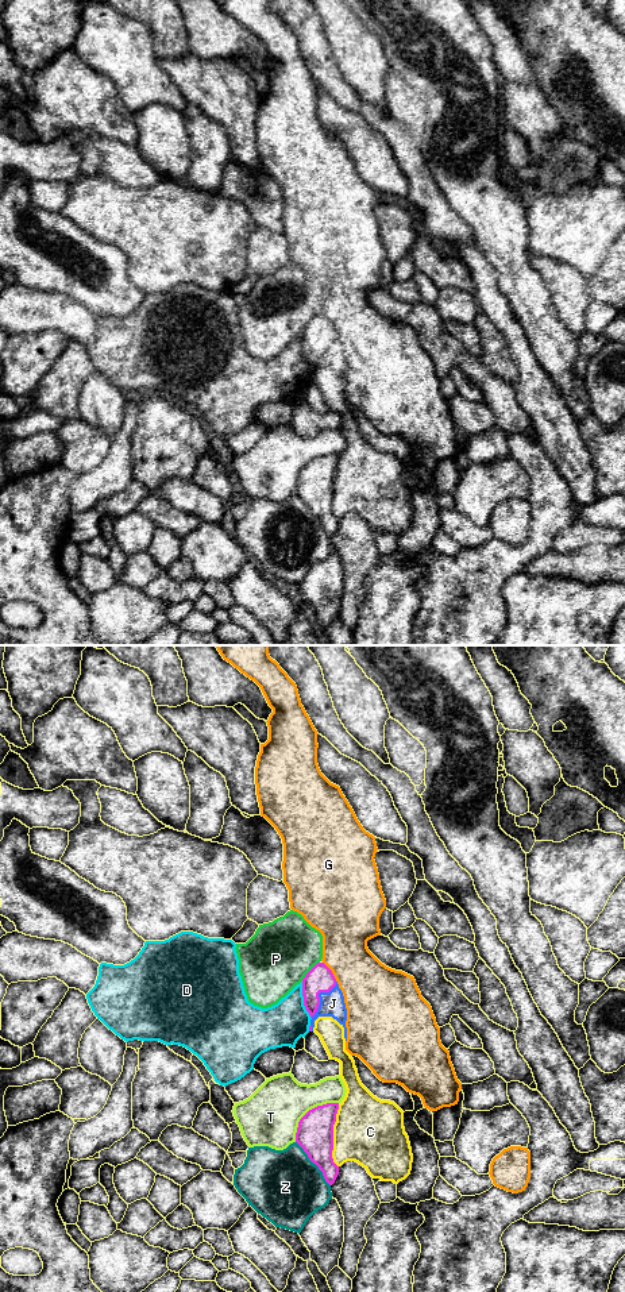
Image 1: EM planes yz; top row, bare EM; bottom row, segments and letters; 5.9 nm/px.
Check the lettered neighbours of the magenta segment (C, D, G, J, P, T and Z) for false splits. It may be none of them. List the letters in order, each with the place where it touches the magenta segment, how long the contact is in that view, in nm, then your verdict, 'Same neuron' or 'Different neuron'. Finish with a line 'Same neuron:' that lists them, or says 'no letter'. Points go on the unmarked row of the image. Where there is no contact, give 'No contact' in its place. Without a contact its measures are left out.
C: Touches magenta at yz (332, 488). Shared border 380 nm. Different neuron
D: Touches magenta at yz (304, 353). Shared border 240 nm. Different neuron
G: Touches magenta at yz (331, 323). Shared border 150 nm. Different neuron
J: Touches magenta at yz (317, 348). Shared border 260 nm. Same neuron
P: Touches magenta at yz (309, 323). Shared border 160 nm. Different neuron
T: Touches magenta at yz (308, 463). Shared border 360 nm. Different neuron
Z: Touches magenta at yz (315, 515). Shared border 340 nm. Different neuron
Same neuron: J

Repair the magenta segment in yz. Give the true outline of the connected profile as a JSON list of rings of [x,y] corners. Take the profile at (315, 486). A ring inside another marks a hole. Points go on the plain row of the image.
[[[327,455],[309,462],[298,474],[296,494],[309,512],[323,524],[325,533],[332,537],[339,527],[333,514],[333,477],[339,455]]]

